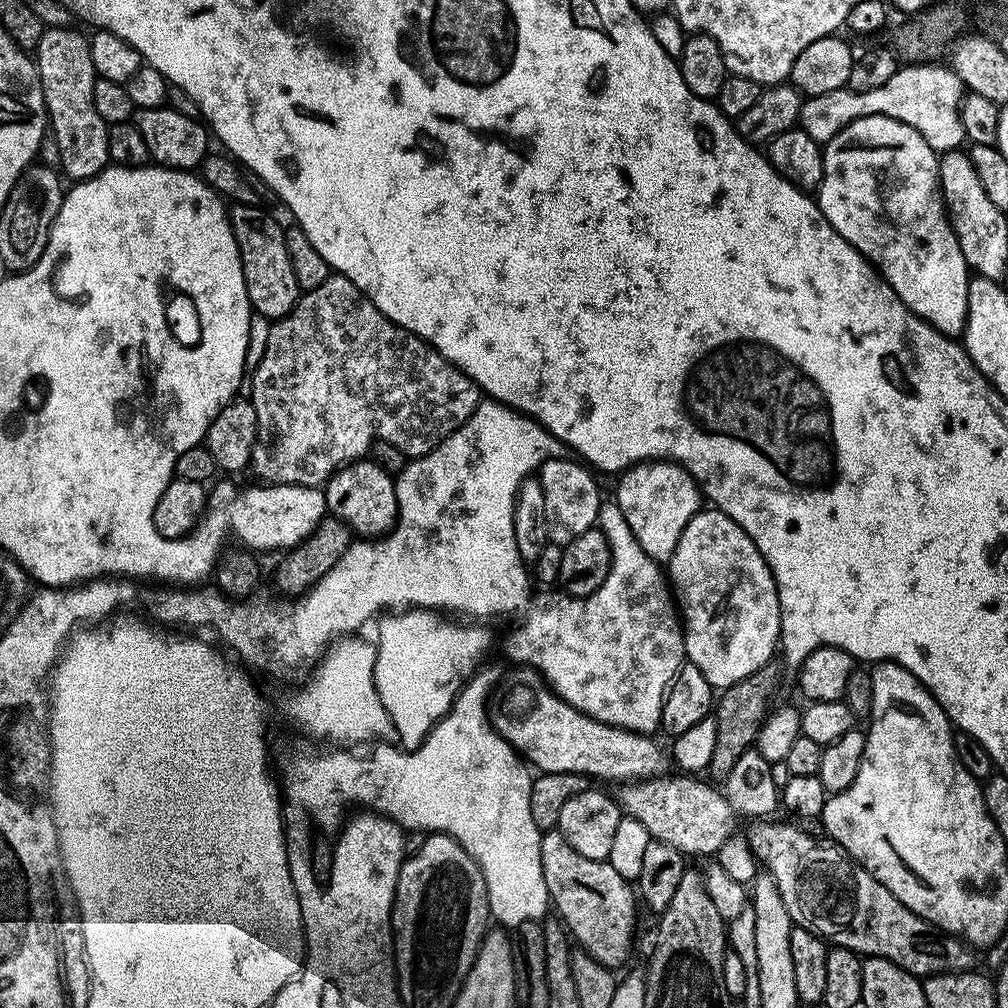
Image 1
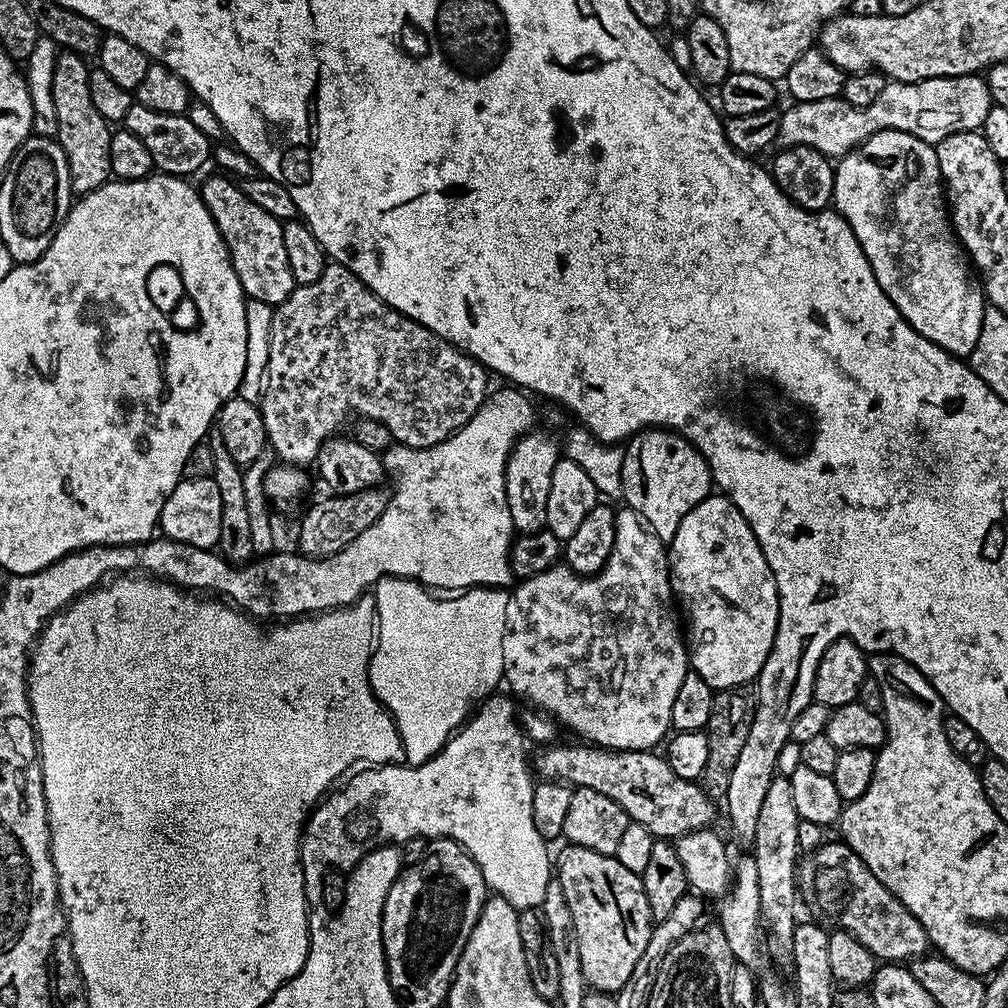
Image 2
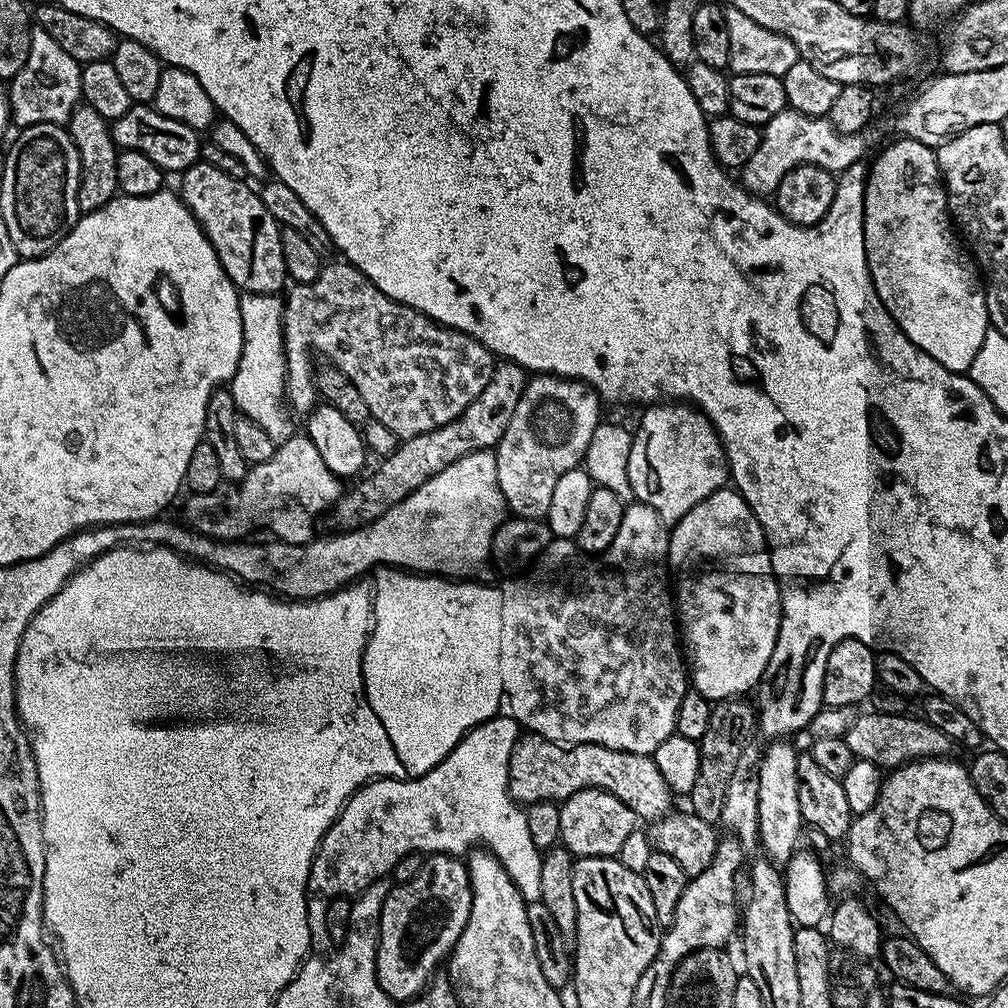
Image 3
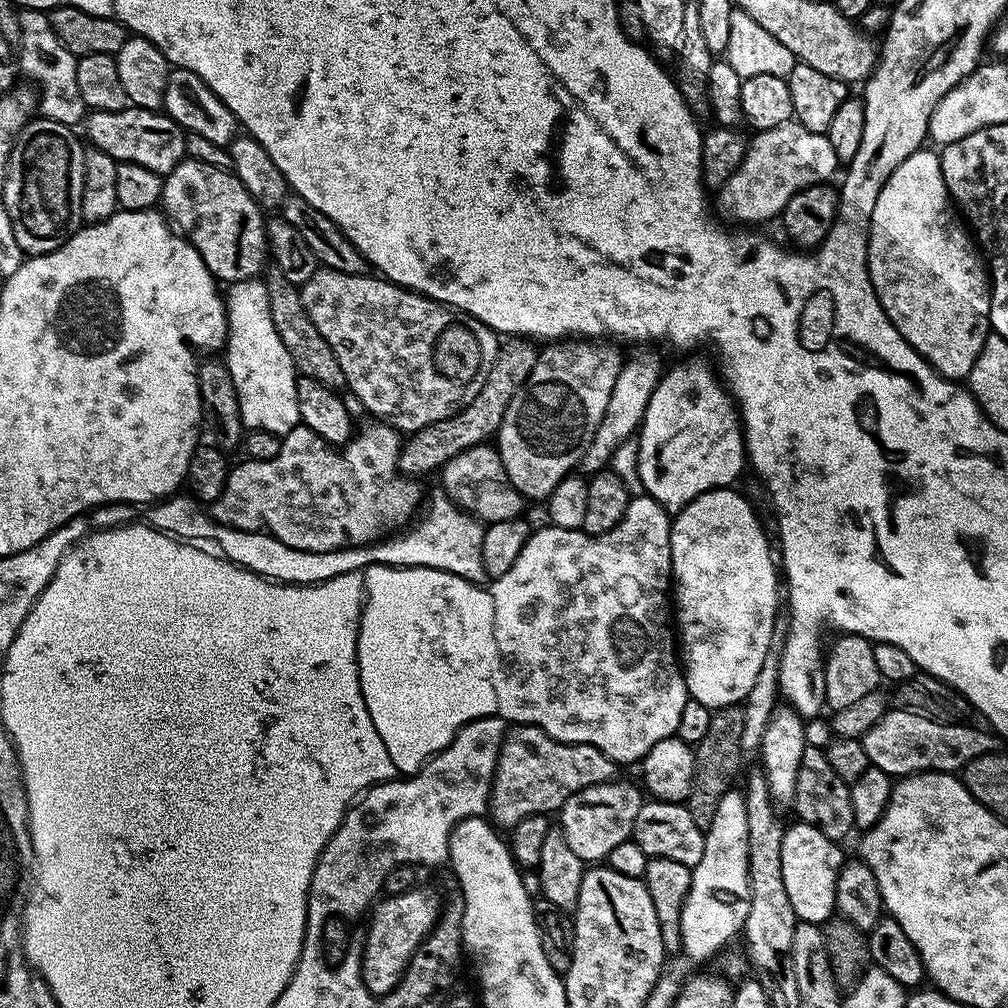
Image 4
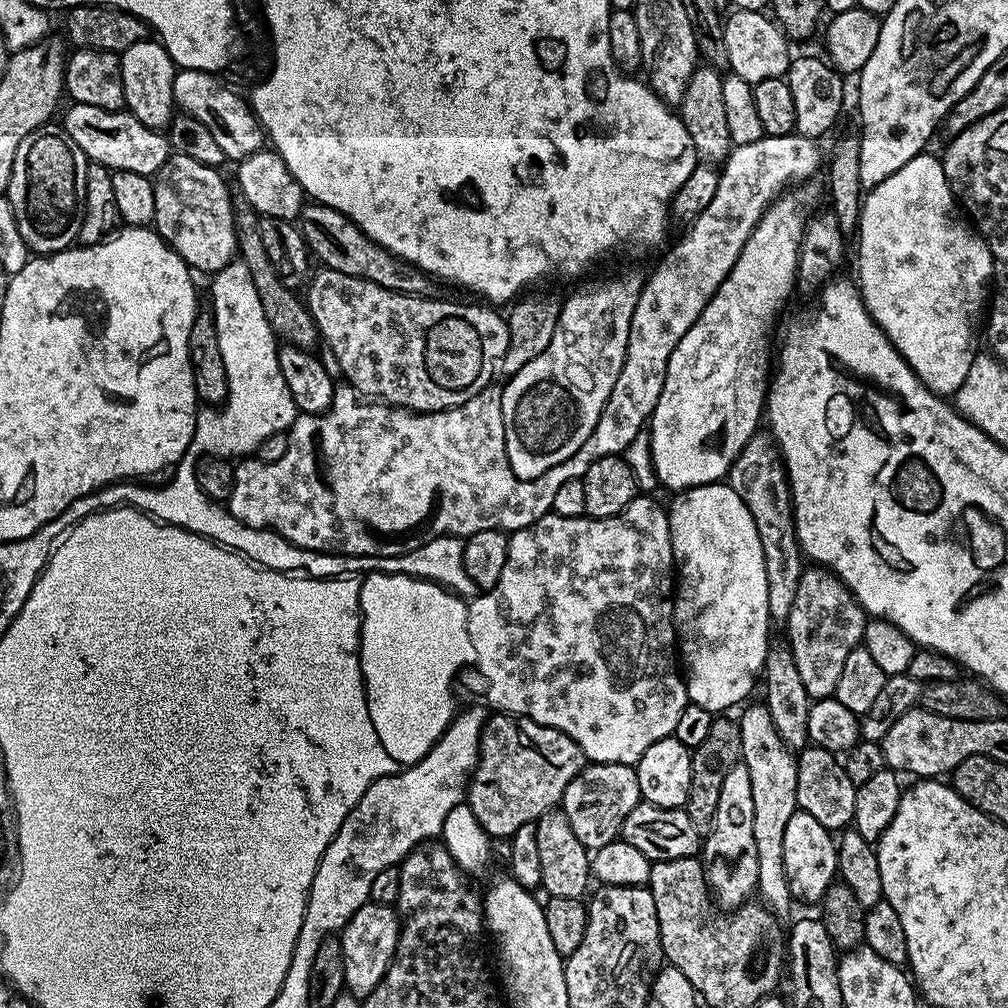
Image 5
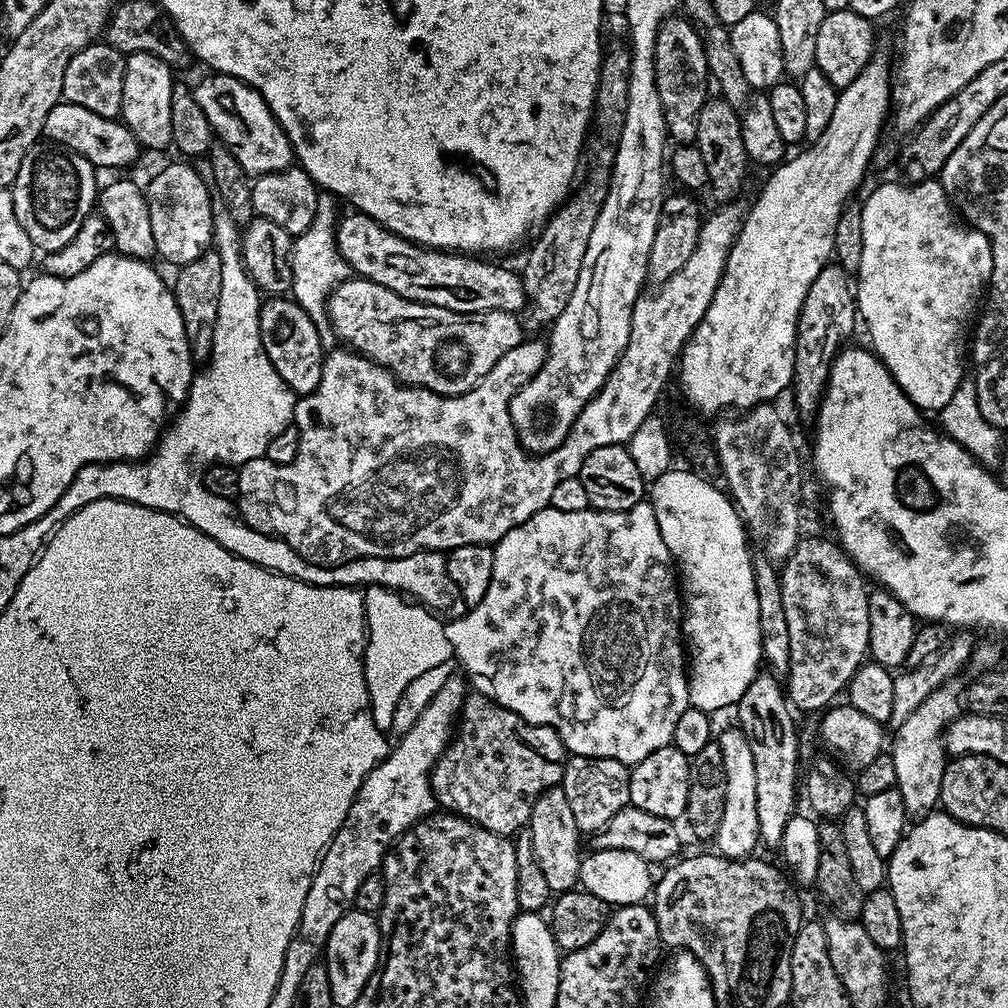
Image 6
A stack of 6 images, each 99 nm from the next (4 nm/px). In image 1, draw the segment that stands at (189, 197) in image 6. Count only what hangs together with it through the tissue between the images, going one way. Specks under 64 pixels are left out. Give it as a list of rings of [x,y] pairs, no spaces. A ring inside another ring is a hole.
[[[233,203],[228,221],[232,223],[234,238],[238,242],[248,300],[252,303],[253,313],[257,317],[265,316],[268,322],[275,322],[290,315],[292,307],[302,295],[302,290],[294,278],[290,254],[286,254],[282,224],[256,204]]]

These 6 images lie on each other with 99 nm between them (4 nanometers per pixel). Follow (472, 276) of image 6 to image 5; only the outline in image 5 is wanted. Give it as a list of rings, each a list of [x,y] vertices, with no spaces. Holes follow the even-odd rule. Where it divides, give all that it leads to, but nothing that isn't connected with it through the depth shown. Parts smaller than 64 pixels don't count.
[[[305,203],[298,217],[300,233],[308,243],[309,253],[321,261],[323,267],[338,270],[342,274],[350,274],[354,278],[362,278],[370,282],[378,282],[378,286],[386,286],[386,290],[405,292],[411,296],[432,296],[433,277],[426,275],[420,268],[415,268],[401,256],[386,251],[378,242],[371,240],[364,231],[346,214],[334,210],[325,204]]]

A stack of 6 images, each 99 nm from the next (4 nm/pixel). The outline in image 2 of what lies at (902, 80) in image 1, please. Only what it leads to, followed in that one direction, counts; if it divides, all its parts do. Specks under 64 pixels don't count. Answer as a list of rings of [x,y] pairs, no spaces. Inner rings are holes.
[[[980,74],[939,76],[917,84],[888,82],[882,94],[865,108],[856,108],[843,98],[822,98],[822,102],[797,100],[789,105],[780,112],[779,143],[786,148],[810,146],[829,158],[845,156],[863,140],[891,128],[935,146],[955,132],[983,129],[986,114],[994,106],[987,79]]]

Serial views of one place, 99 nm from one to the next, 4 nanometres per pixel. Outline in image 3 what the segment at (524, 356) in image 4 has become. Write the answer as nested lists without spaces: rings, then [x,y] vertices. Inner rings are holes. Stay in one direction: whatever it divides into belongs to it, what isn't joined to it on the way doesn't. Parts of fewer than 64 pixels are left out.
[[[512,361],[497,363],[490,374],[490,382],[462,410],[462,414],[456,420],[452,420],[446,426],[430,430],[426,434],[410,436],[399,441],[400,444],[372,473],[361,475],[355,481],[352,489],[345,491],[331,509],[330,516],[336,519],[337,529],[355,530],[361,526],[374,523],[386,510],[390,510],[398,502],[402,502],[418,486],[422,486],[431,476],[446,470],[458,458],[462,458],[471,452],[486,452],[495,449],[500,443],[502,435],[510,426],[510,418],[518,406],[522,396],[522,390],[528,381],[527,369]]]

